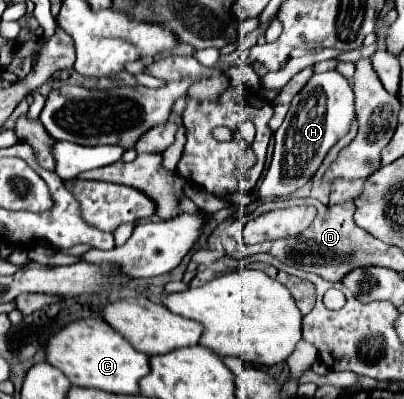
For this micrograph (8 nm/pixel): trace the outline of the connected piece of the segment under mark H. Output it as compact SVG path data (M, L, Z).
M325 71L313 75L307 81L307 85L293 97L283 125L275 131L273 161L257 193L231 193L225 195L225 200L231 205L246 207L255 200L291 195L295 189L309 183L313 173L319 169L323 157L327 155L327 151L343 135L347 135L353 119L355 119L355 97L351 83L337 71Z

